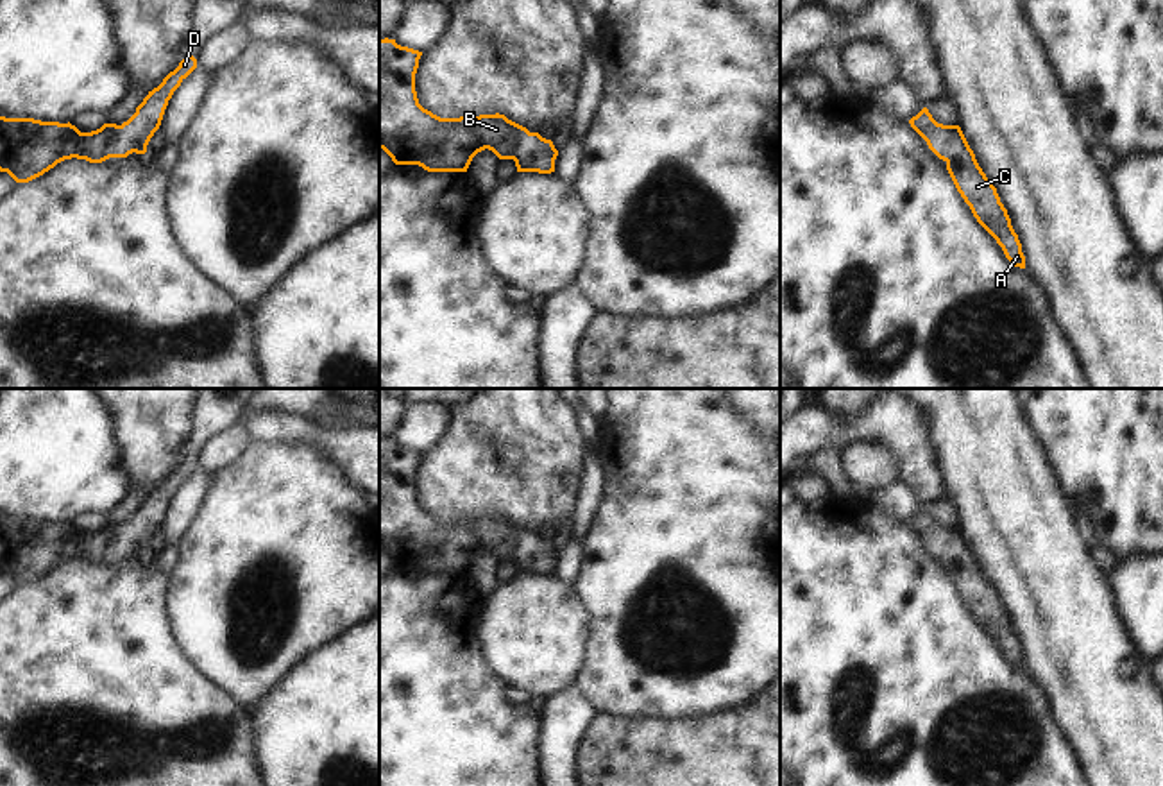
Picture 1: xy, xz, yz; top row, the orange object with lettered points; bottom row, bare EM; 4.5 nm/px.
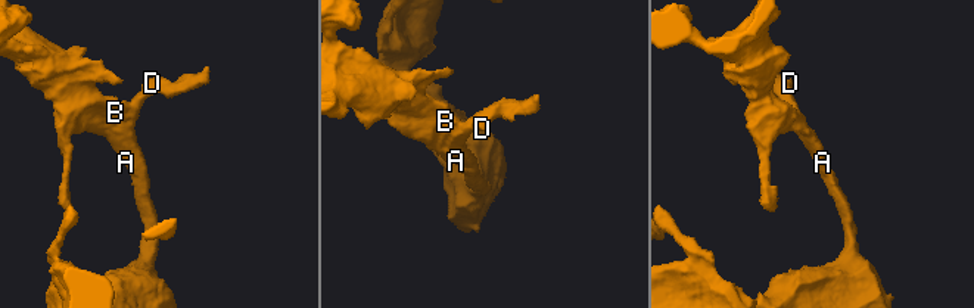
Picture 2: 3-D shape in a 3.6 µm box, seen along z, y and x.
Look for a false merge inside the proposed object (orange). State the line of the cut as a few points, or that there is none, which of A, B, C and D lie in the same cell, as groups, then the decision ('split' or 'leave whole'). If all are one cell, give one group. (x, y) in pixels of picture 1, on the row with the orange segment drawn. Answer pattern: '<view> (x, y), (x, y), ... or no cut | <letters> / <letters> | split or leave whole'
no cut | A B C D | leave whole

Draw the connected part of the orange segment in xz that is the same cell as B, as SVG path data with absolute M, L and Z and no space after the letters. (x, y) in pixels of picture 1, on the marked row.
M379 39L379 149L395 165L467 172L472 158L488 149L514 159L517 172L555 172L553 141L505 115L440 118L424 109L415 91L420 56L395 39Z

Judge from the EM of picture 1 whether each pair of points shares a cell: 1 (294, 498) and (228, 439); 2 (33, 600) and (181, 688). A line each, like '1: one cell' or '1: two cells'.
1: two cells
2: one cell

